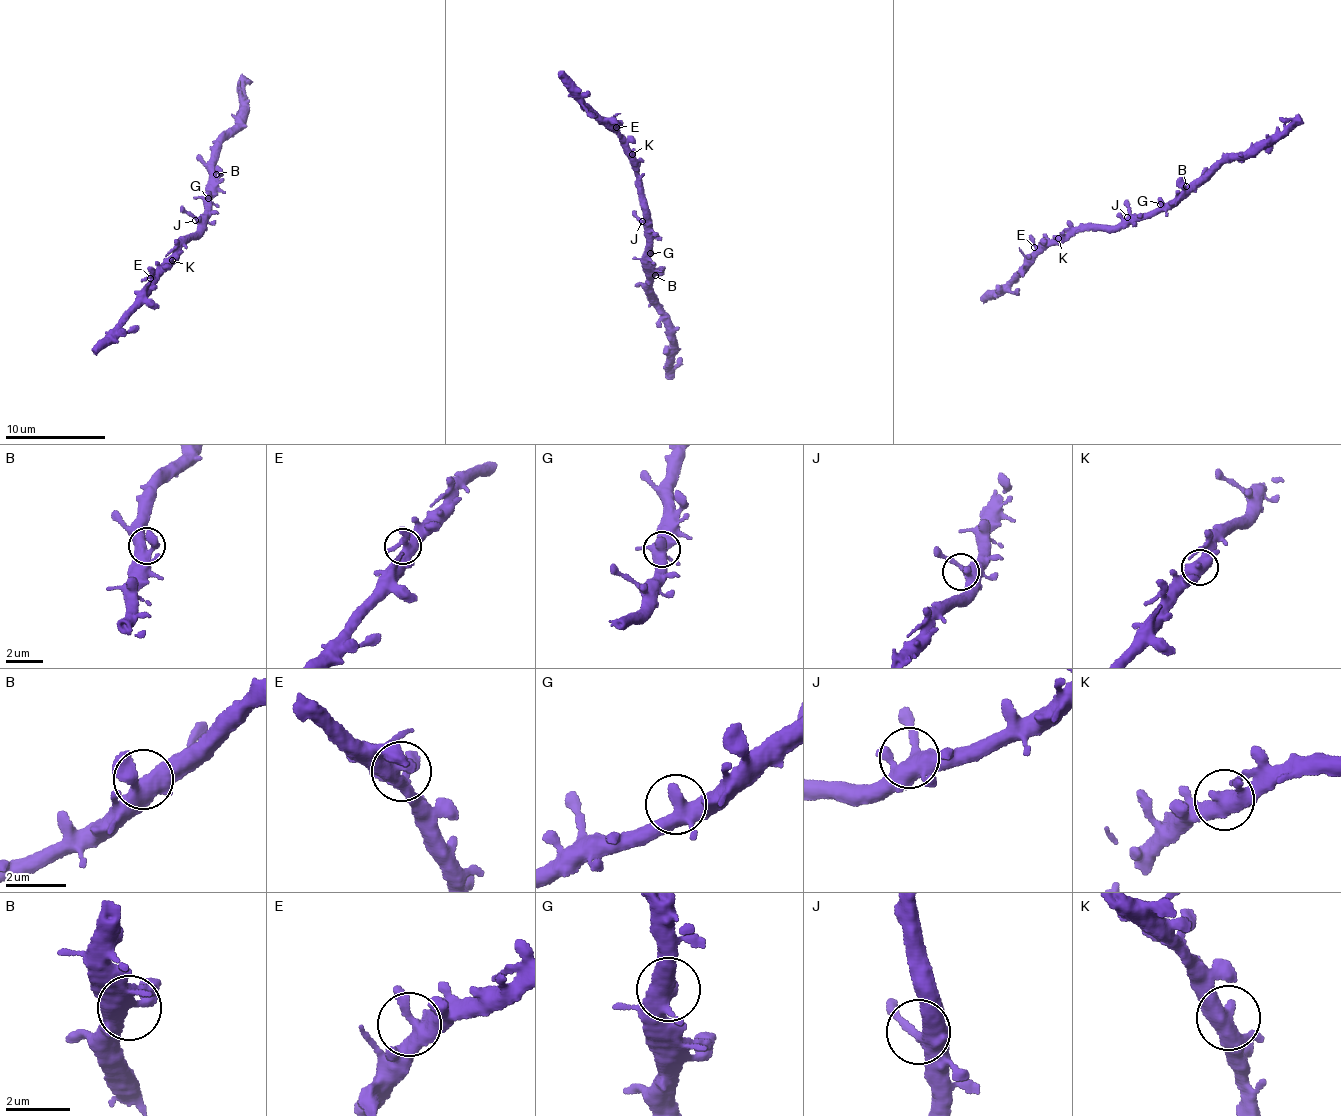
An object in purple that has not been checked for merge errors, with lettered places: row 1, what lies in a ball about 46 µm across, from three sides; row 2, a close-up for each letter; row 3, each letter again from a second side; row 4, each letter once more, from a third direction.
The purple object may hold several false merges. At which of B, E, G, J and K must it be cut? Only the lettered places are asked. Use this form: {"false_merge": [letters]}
{"false_merge": []}

